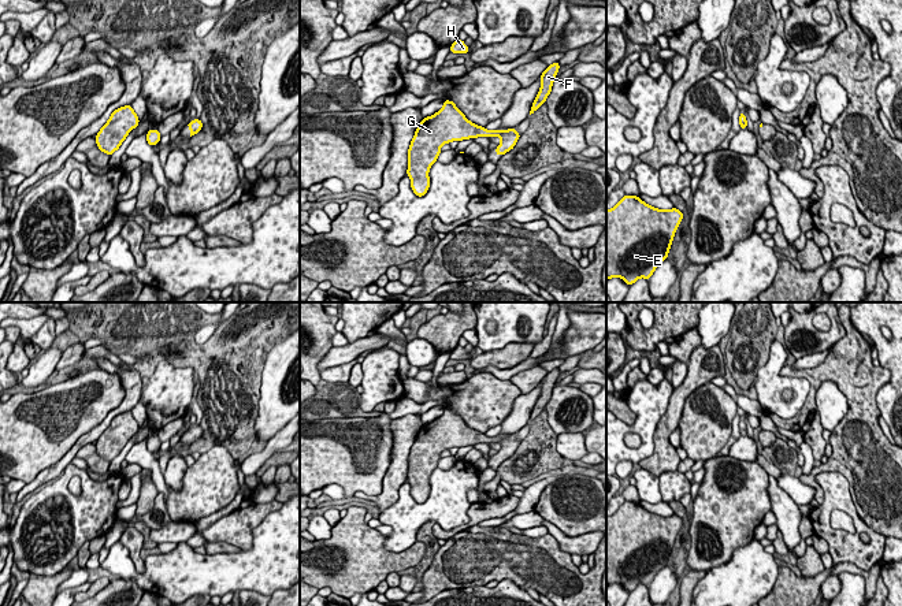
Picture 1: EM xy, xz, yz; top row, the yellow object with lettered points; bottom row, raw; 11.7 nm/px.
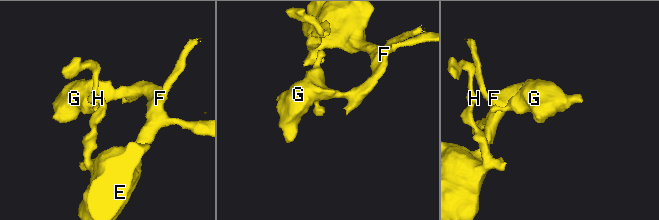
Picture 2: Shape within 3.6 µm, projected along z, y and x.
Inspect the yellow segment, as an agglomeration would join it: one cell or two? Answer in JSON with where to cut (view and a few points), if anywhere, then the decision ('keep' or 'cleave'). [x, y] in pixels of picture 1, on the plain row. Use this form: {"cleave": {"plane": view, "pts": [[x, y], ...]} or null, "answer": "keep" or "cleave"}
{"cleave": null, "answer": "keep"}

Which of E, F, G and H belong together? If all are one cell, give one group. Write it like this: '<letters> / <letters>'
E F G H

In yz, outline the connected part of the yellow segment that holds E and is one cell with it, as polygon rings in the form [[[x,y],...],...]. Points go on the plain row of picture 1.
[[[626,501],[612,516],[606,516],[606,587],[621,584],[630,594],[639,584],[650,585],[654,576],[668,565],[683,518],[664,517]]]

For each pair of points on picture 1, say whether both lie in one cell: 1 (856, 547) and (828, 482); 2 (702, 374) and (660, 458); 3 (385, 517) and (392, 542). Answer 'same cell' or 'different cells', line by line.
1: same cell
2: same cell
3: same cell

